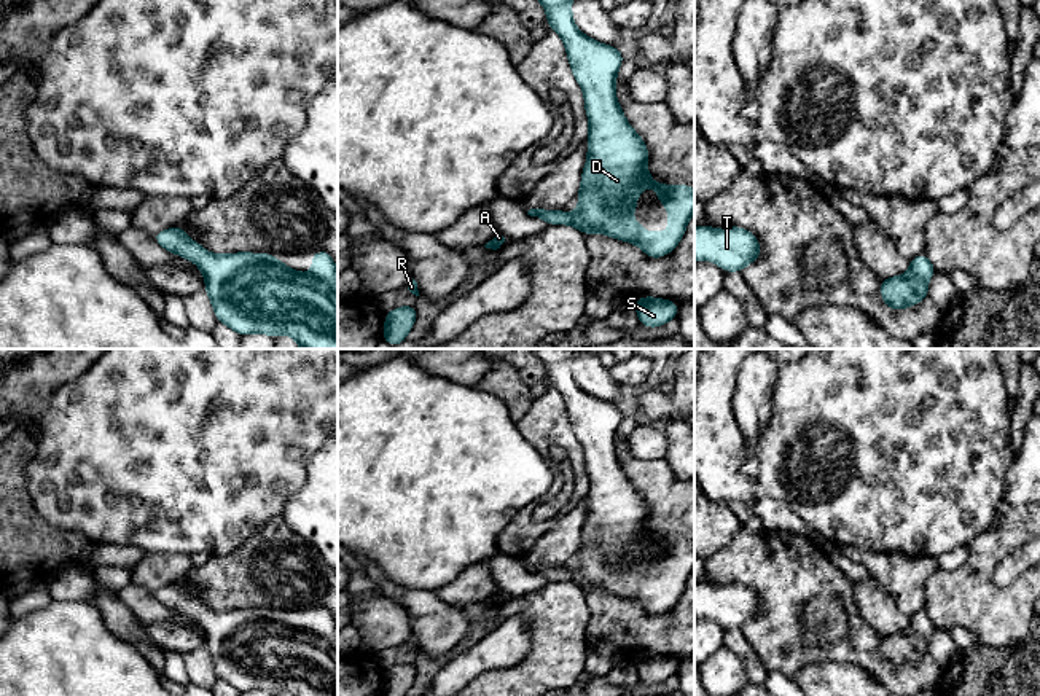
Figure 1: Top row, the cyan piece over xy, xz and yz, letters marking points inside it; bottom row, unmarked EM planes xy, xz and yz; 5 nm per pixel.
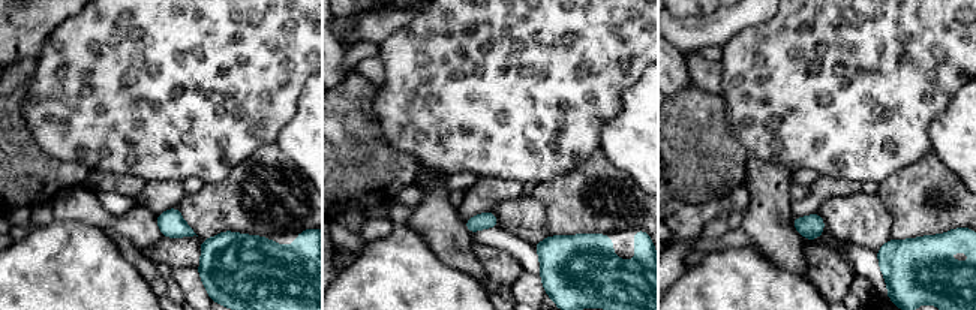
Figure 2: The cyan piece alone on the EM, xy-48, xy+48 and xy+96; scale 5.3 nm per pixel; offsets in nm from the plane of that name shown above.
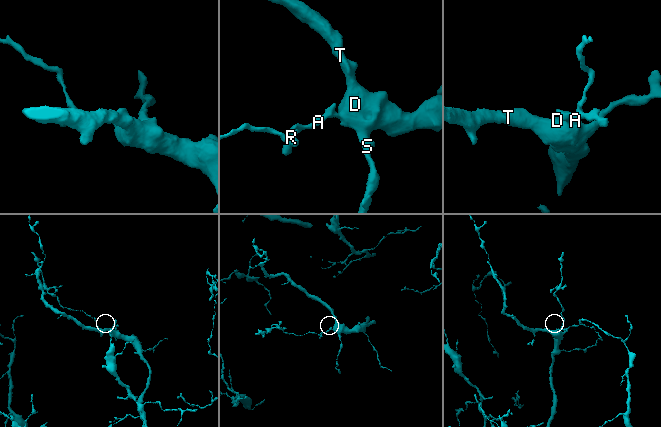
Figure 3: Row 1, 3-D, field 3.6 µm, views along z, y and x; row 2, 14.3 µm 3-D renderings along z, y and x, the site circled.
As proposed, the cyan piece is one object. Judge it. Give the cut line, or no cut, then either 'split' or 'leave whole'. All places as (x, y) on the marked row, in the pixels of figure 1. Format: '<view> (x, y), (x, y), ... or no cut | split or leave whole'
no cut | leave whole

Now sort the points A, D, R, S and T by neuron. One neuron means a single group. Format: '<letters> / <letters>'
A D R S T

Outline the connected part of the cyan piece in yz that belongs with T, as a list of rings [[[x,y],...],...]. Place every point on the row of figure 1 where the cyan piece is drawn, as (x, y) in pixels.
[[[742,226],[694,228],[694,261],[710,260],[725,272],[742,272],[760,253],[758,239]]]

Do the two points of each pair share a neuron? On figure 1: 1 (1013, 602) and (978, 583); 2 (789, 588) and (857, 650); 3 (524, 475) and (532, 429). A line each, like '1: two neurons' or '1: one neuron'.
1: one neuron
2: one neuron
3: two neurons

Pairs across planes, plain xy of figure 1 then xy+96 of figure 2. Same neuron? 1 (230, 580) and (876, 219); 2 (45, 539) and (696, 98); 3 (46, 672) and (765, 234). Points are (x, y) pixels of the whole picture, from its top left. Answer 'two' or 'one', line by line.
1: two
2: one
3: two

